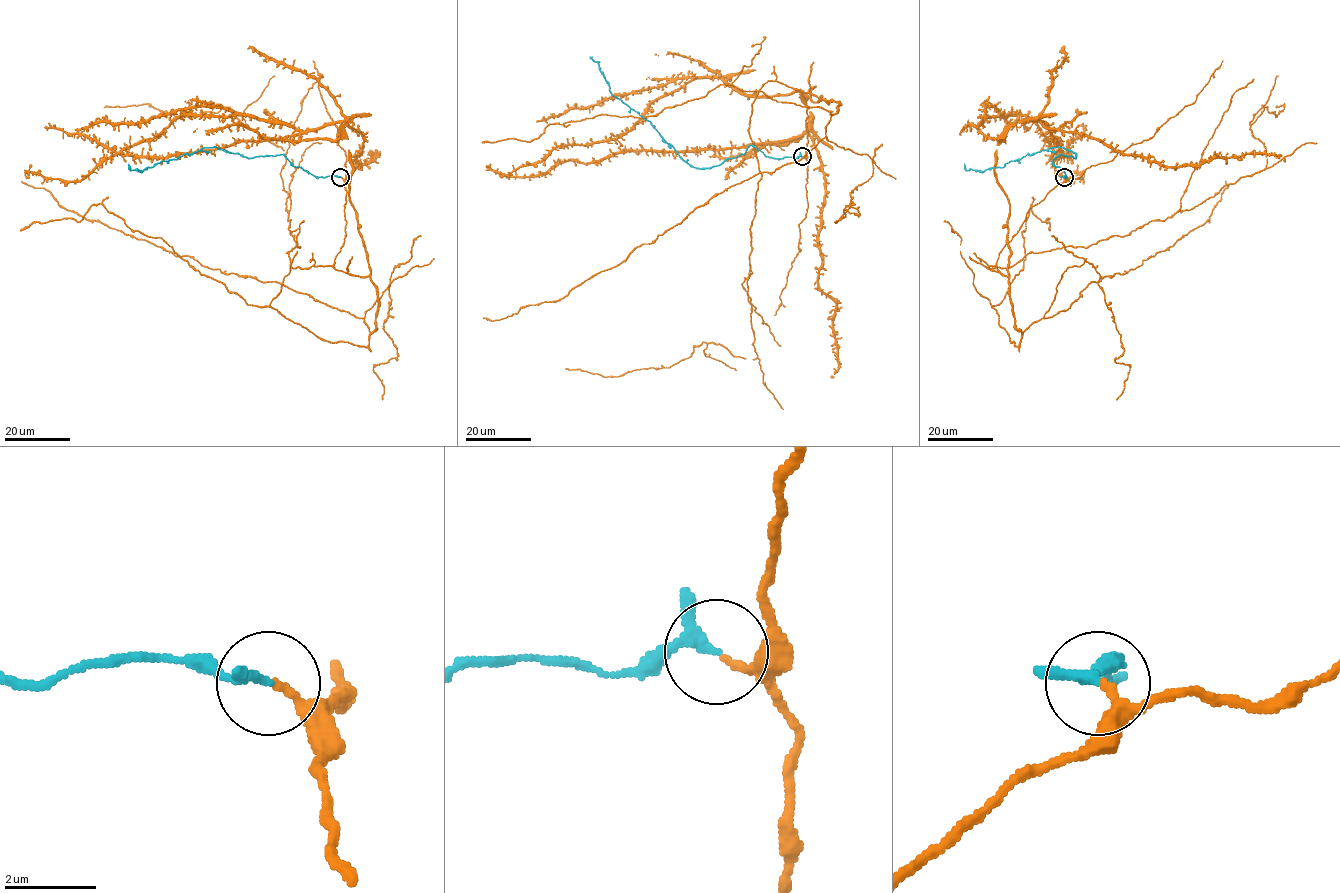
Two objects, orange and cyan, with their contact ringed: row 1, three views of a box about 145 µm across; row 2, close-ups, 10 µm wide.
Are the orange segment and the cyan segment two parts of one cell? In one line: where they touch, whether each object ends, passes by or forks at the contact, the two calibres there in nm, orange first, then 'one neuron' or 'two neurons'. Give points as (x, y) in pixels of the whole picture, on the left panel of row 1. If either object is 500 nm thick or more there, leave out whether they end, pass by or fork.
place (340, 177); orange ends; cyan passes by; calibres 160 and 180 nm; one neuron

